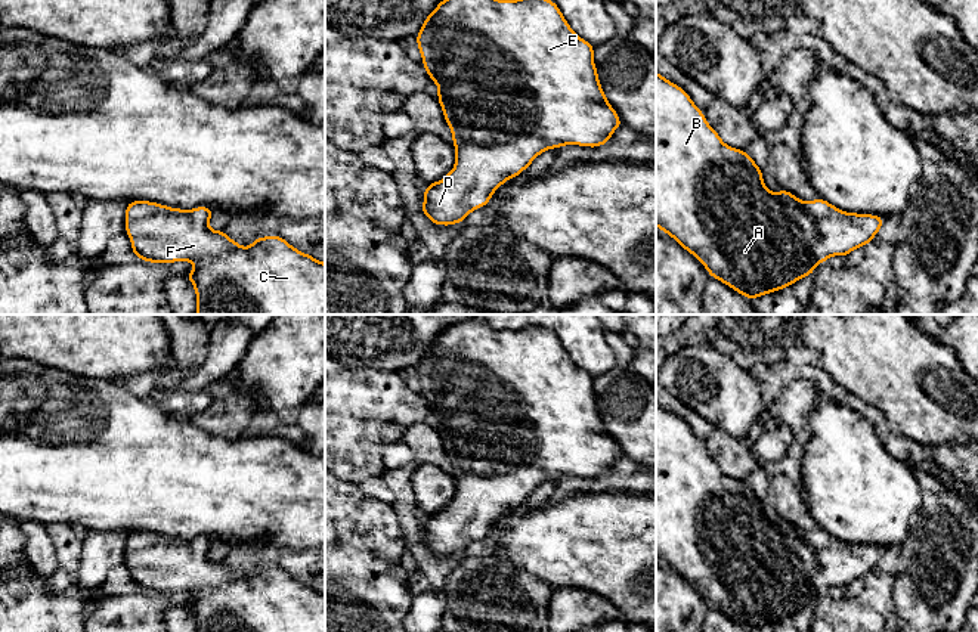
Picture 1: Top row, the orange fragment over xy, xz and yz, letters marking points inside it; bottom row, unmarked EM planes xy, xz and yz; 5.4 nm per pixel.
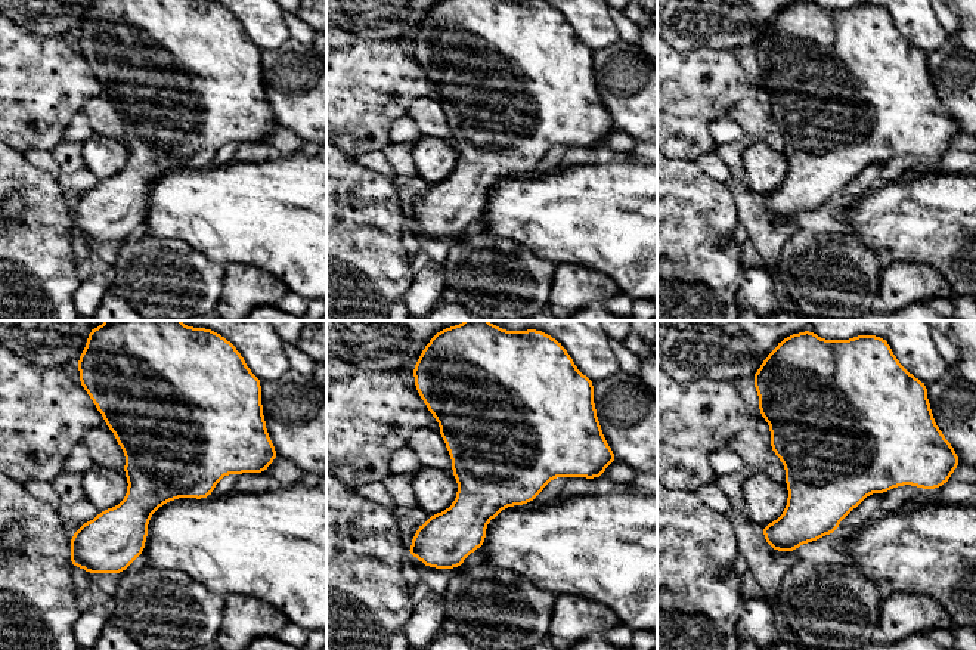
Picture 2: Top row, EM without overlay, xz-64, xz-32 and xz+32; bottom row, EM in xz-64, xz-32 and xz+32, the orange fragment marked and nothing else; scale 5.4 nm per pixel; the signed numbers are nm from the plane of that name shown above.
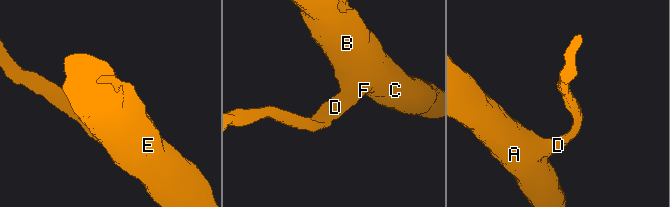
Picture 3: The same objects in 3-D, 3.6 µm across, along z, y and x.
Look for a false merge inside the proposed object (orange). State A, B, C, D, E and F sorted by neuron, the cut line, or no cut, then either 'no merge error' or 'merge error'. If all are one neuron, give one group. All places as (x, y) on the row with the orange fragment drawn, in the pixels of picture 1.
A B C D E F | no cut | no merge error

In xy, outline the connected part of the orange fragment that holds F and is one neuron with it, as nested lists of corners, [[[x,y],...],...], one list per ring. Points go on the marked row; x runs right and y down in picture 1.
[[[130,201],[124,227],[133,254],[148,263],[195,263],[185,275],[196,294],[195,315],[325,315],[325,263],[278,235],[256,238],[244,248],[225,230],[210,229],[213,211],[210,207],[188,211],[152,201]]]

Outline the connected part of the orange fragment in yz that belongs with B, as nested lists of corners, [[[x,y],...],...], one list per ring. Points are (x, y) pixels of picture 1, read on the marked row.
[[[656,71],[656,226],[693,254],[711,278],[755,300],[811,276],[817,264],[832,255],[847,257],[866,247],[883,221],[875,214],[842,211],[823,198],[799,201],[783,188],[779,193],[771,192],[752,157],[725,145],[688,93]]]

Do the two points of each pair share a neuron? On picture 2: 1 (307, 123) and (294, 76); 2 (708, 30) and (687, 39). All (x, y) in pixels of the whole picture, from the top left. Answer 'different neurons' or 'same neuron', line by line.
1: same neuron
2: same neuron

